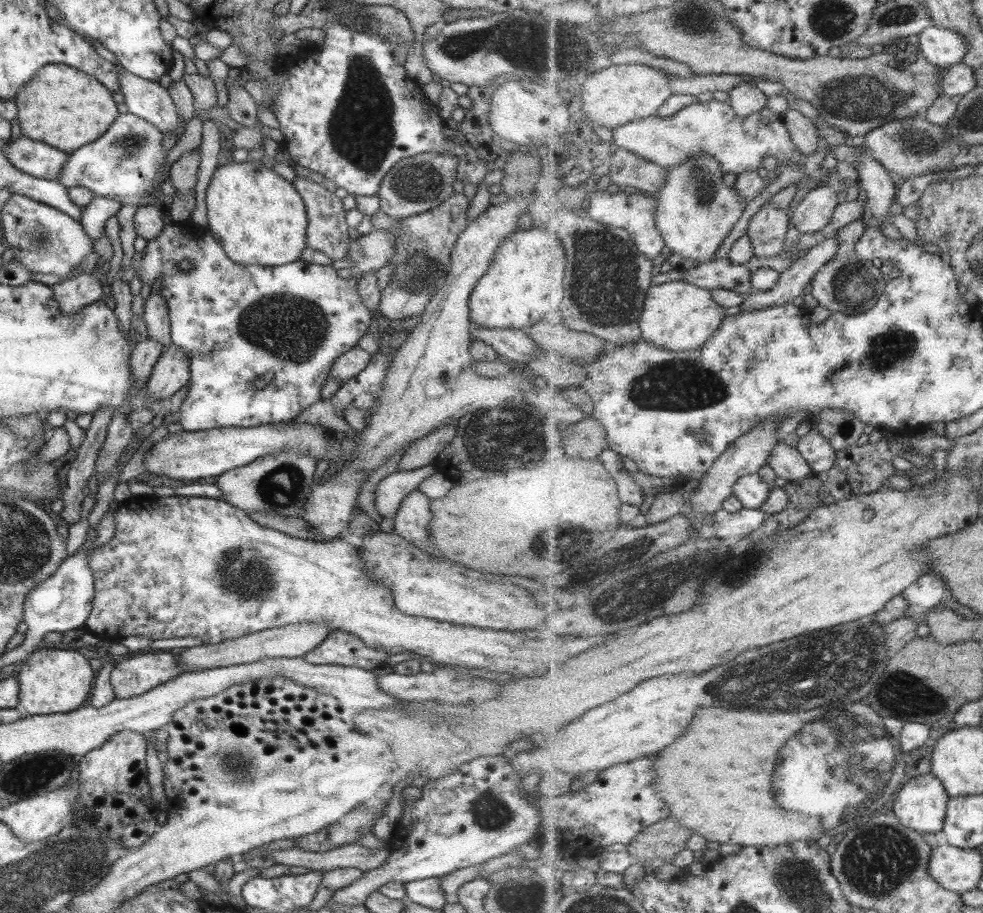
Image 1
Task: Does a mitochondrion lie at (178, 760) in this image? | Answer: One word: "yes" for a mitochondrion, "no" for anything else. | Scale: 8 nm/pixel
no

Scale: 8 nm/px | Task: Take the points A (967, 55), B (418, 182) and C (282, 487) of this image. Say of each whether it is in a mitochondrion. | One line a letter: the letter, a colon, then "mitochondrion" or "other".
A: other
B: mitochondrion
C: mitochondrion

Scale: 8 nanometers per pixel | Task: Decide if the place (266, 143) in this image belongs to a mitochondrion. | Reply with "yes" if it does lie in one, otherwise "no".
no

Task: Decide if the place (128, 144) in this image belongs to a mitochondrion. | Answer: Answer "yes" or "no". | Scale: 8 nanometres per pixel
yes

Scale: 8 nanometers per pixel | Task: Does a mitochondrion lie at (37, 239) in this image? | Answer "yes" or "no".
yes

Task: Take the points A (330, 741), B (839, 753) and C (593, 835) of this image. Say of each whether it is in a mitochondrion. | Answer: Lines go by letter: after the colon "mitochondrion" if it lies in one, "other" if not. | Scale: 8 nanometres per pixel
A: other
B: mitochondrion
C: other

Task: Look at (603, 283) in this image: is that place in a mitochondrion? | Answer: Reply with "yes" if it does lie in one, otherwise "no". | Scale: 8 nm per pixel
yes

